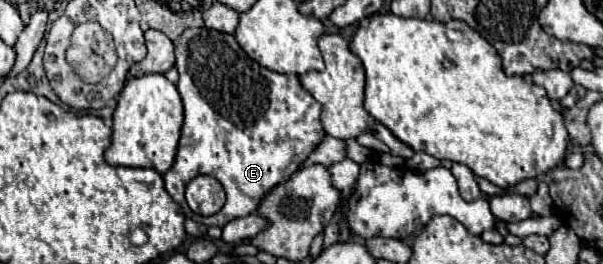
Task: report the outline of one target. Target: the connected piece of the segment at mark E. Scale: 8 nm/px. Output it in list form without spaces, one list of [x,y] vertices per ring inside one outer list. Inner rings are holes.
[[[207,27],[185,29],[173,41],[173,45],[175,45],[175,67],[179,71],[177,91],[181,93],[183,99],[185,121],[181,129],[175,163],[163,175],[165,189],[171,195],[171,199],[181,205],[183,215],[187,219],[193,219],[203,225],[223,227],[231,219],[251,215],[257,209],[261,197],[269,193],[277,183],[289,179],[289,175],[295,173],[299,165],[309,157],[309,153],[319,145],[323,135],[323,127],[319,121],[321,105],[301,87],[297,75],[275,73],[249,59],[245,51],[237,45],[233,35],[225,35],[221,31],[213,31]],[[197,175],[215,177],[227,193],[225,207],[211,217],[195,215],[185,203],[183,197],[185,187]]]

